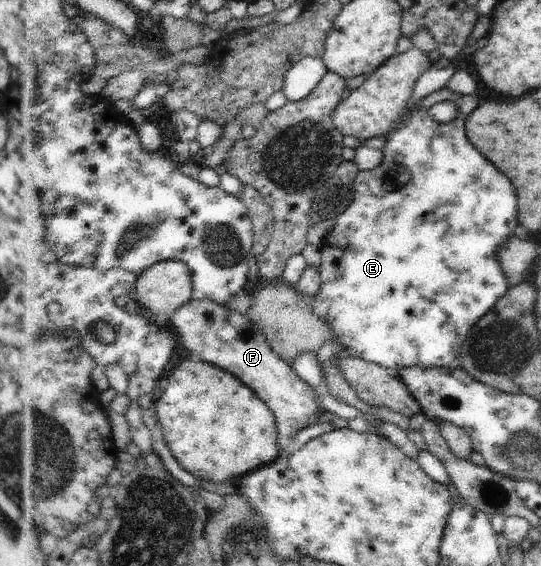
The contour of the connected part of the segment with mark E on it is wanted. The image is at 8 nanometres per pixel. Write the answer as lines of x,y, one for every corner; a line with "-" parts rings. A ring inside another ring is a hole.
446,87
432,94
430,98
422,100
422,106
414,108
414,112
406,112
405,116
396,125
396,128
389,134
390,140
383,148
384,162
374,170
361,171
356,180
356,196
353,206
342,216
337,218
338,224
334,232
322,243
322,265
320,266
321,280
323,282
320,292
315,297
315,306
318,316
326,318
328,324
335,332
335,344
340,348
352,348
359,356
371,363
380,364
388,368
408,368
408,366
424,366
424,368
450,368
452,362
461,356
462,347
466,344
466,336
470,328
482,318
494,304
506,295
508,290
508,278
504,276
500,268
498,248
502,248
514,228
518,226
518,196
513,181
509,179
497,167
492,164
469,140
466,132
468,118
480,106
478,96
458,94
-
442,102
458,102
460,104
460,116
454,122
438,122
432,116
431,110
-
404,167
407,171
402,174
398,168

